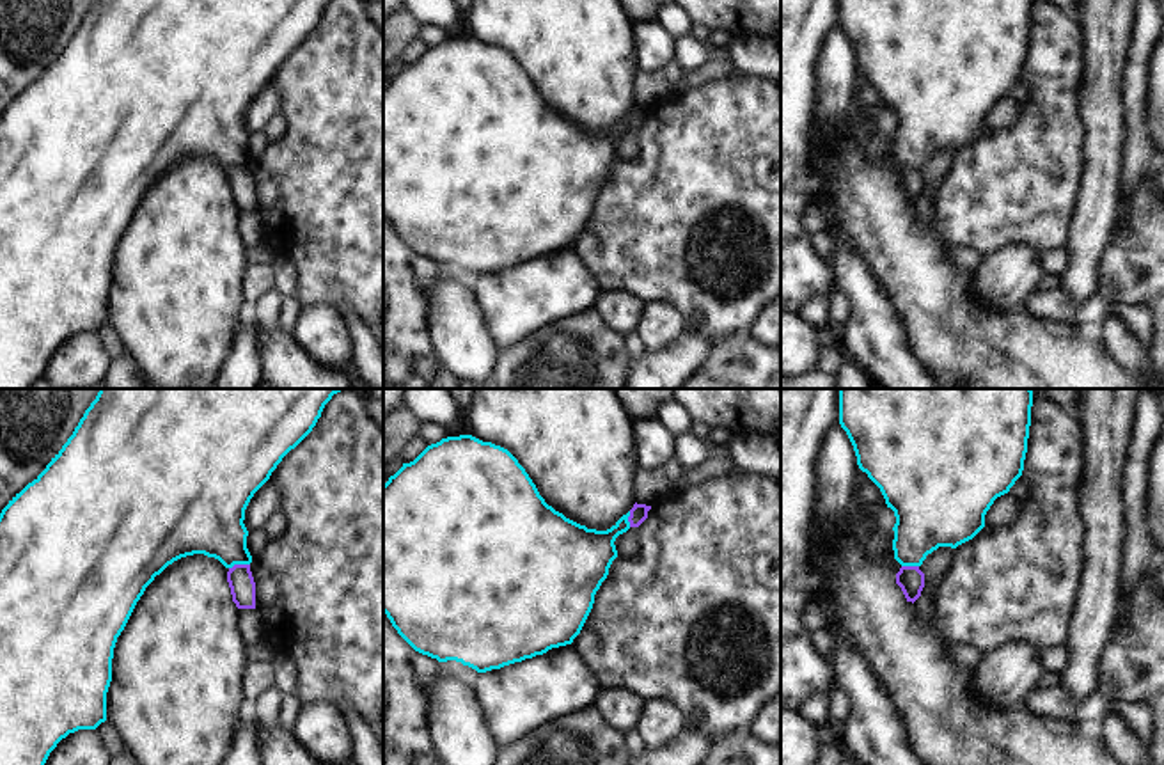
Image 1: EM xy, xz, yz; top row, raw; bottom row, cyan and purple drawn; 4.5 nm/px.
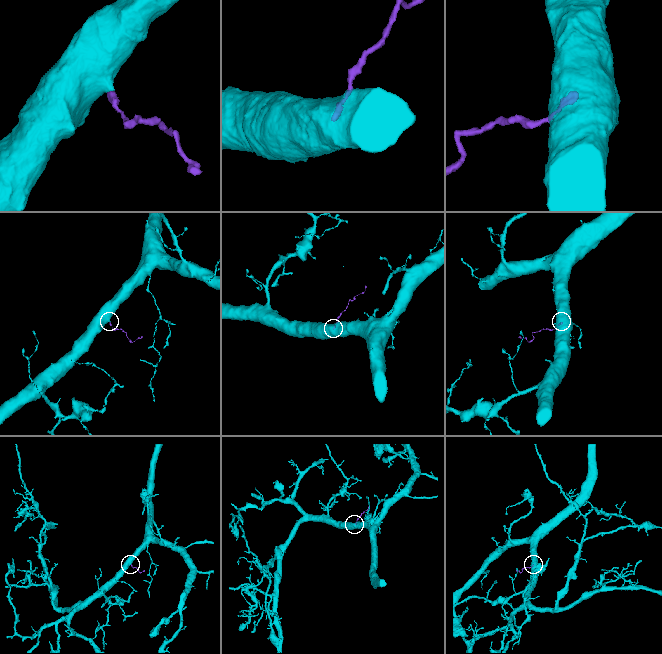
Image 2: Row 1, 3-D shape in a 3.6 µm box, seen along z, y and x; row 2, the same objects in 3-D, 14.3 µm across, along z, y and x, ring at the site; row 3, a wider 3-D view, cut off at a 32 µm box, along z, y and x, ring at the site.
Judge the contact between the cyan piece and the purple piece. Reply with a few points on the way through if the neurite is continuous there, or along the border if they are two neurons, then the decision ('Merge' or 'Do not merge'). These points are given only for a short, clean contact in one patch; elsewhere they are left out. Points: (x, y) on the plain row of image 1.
Boundary: xy (249, 165), (235, 165), (229, 171). Do not merge.

